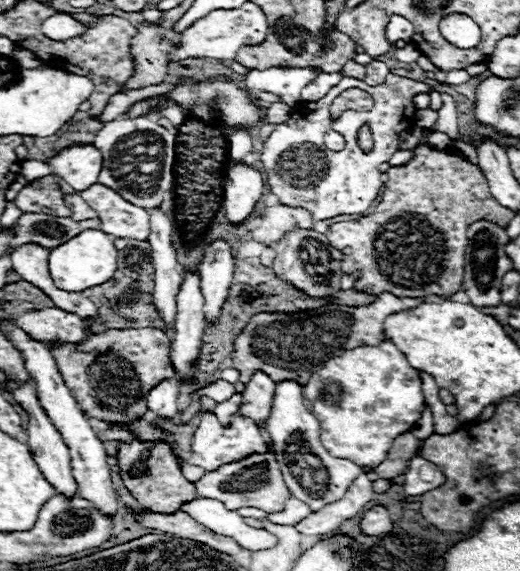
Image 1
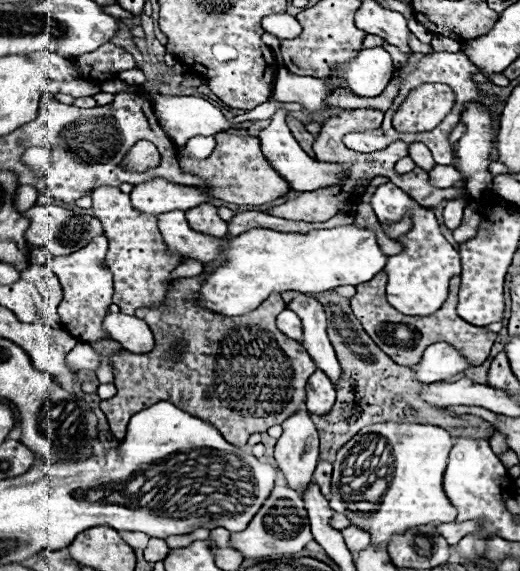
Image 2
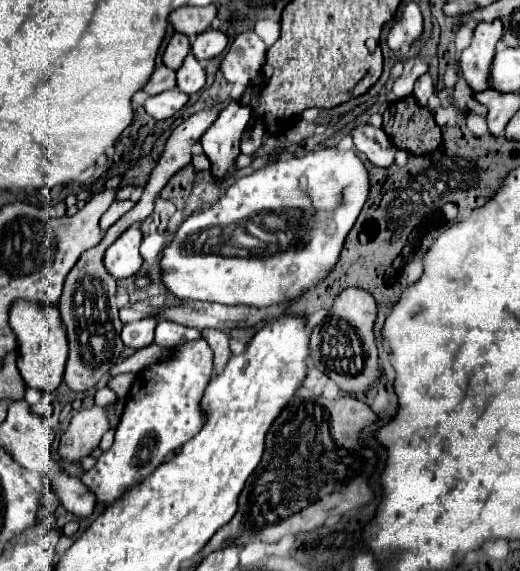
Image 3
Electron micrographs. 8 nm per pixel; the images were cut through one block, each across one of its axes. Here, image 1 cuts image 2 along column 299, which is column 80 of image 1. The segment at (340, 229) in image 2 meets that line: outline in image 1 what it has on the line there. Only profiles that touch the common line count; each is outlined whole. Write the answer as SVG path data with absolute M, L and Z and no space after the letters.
M84 230L78 236L70 238L68 242L52 248L48 256L48 266L52 280L60 290L82 292L86 288L108 282L116 272L116 258L118 250L114 248L112 236L104 234L102 230Z

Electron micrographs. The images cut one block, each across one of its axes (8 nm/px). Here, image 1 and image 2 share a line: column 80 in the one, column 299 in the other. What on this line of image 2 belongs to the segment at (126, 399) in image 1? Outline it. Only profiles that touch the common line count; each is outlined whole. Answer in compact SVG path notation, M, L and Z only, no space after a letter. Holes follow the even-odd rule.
M206 274L192 278L176 278L166 296L164 308L136 310L136 316L150 324L156 346L148 354L130 354L126 350L112 354L110 362L114 368L114 384L118 388L116 396L100 402L102 412L108 416L110 432L124 440L128 420L132 414L156 404L156 402L174 402L180 410L192 414L194 418L204 418L204 422L212 422L220 430L220 434L232 442L234 446L244 446L252 434L262 434L274 424L282 424L284 418L290 418L306 400L306 384L308 378L316 372L316 364L302 348L300 342L284 336L276 328L276 316L286 308L280 294L270 294L256 310L242 316L222 316L212 310L204 310L198 304L200 298L200 282L204 282ZM184 342L186 348L180 354L180 362L170 362L170 346Z

